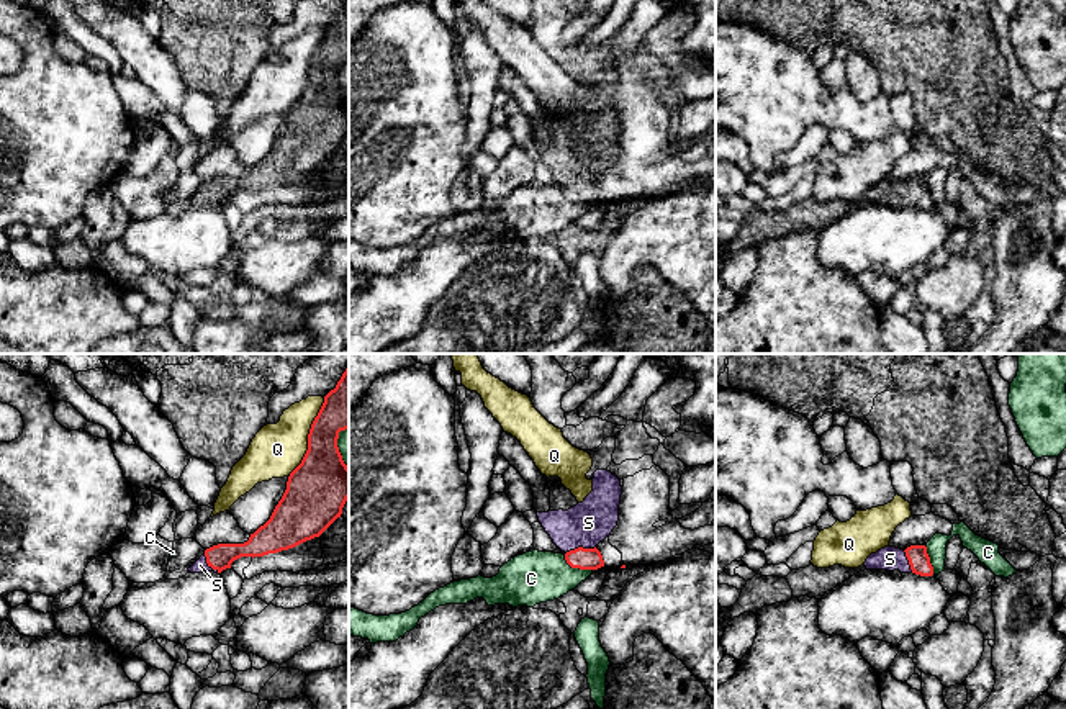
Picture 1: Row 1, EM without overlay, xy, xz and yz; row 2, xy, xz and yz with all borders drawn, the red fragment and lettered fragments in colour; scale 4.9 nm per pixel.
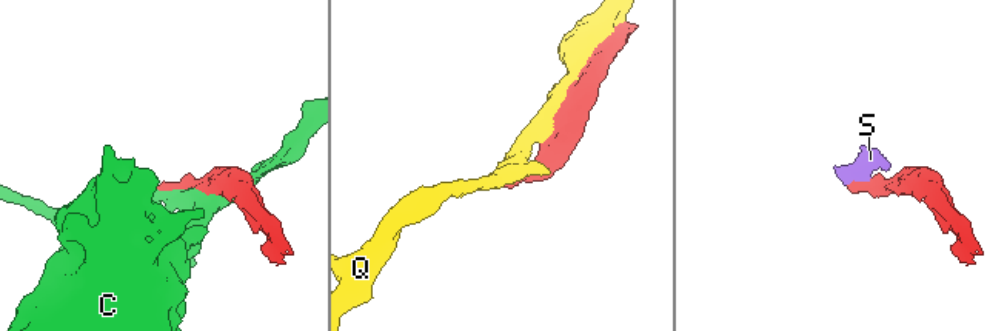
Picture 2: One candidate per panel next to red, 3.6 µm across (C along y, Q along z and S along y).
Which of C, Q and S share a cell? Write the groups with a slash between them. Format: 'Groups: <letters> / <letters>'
Groups: C / Q / S

